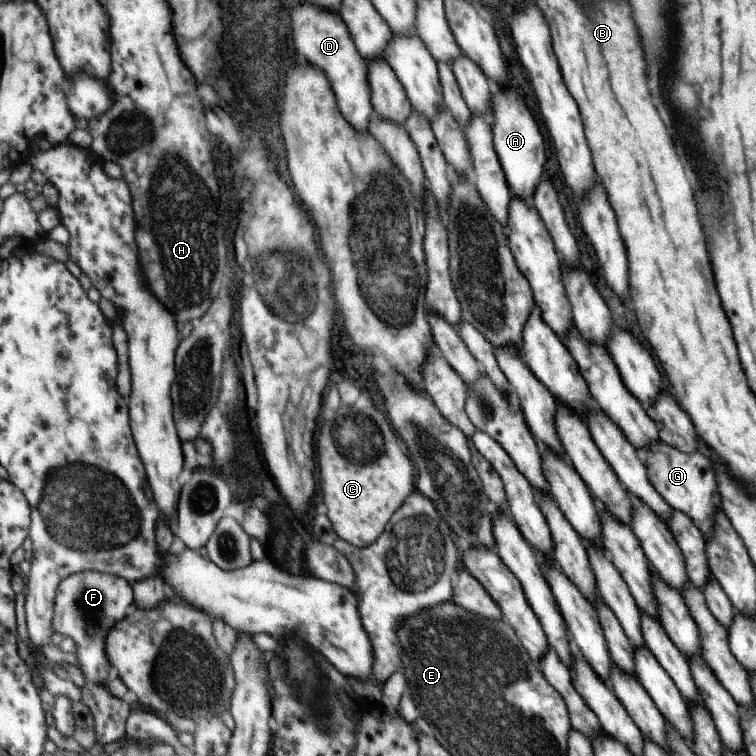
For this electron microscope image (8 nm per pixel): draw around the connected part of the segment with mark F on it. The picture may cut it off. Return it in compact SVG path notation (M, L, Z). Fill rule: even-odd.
M83 571L67 577L60 582L56 596L53 624L56 632L69 636L76 643L79 670L84 678L83 687L79 688L81 702L94 714L98 742L103 745L124 741L126 724L132 713L127 702L111 696L111 692L105 688L105 683L115 674L106 651L106 640L109 632L126 618L131 604L133 586L119 576L99 571Z

